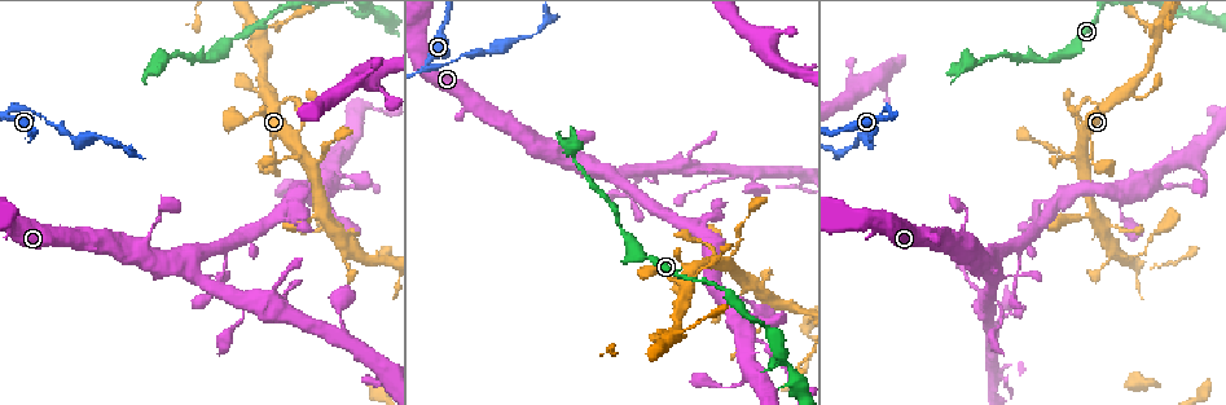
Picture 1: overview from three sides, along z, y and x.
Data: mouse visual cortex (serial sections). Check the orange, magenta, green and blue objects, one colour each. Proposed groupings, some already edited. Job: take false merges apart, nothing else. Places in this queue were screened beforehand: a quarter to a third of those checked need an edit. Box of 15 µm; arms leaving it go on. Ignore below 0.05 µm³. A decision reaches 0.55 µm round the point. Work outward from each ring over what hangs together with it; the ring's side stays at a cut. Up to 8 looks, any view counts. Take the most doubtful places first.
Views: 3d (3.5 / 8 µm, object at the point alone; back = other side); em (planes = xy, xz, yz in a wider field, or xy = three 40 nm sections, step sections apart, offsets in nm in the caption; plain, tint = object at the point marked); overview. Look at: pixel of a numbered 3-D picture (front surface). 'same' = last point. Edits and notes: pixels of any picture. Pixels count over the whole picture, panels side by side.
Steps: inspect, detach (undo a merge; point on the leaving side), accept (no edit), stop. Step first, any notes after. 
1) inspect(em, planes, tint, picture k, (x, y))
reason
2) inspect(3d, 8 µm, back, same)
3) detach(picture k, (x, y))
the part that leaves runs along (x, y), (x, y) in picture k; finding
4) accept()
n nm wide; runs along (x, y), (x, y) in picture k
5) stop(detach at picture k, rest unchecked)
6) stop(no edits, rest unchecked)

inspect(3d, 8 µm, back, picture 1, (889, 112))
abrupt turn

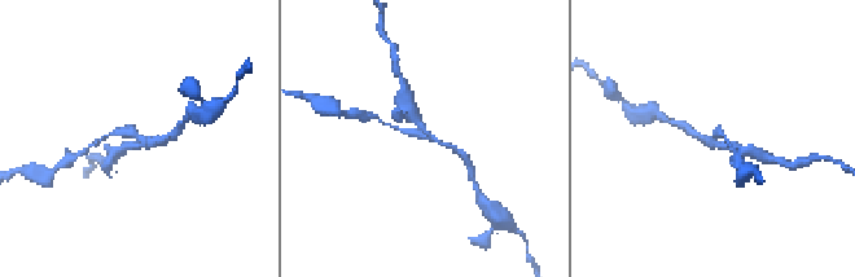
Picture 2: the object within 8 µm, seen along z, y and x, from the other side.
inspect(3d, 3.5 µm, picture 2, (717, 135))
closer look

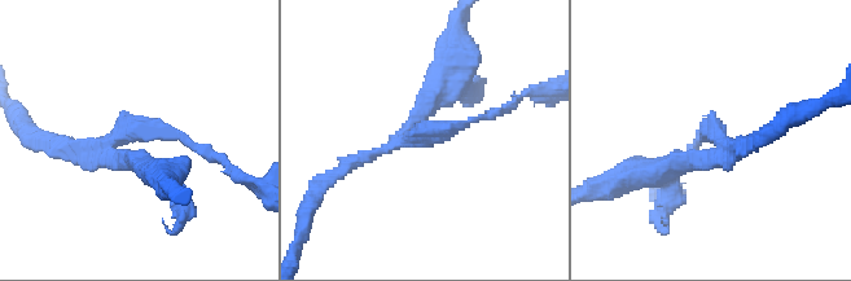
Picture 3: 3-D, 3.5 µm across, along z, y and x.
inspect(em, xy, step 2, tint, picture 3, (403, 136))
now the EM

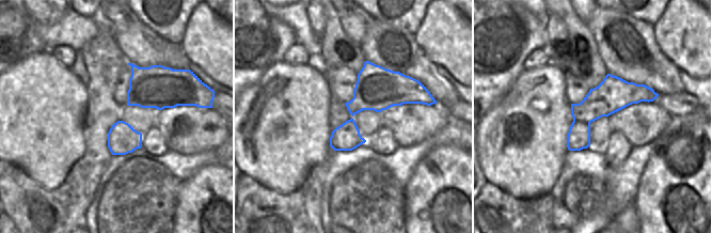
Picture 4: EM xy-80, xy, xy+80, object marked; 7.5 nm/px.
detach(picture 3, (438, 127))
the part that leaves runs along (399, 143), (510, 105) in picture 3; a second cell is stuck on

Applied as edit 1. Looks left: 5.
inspect(overview)

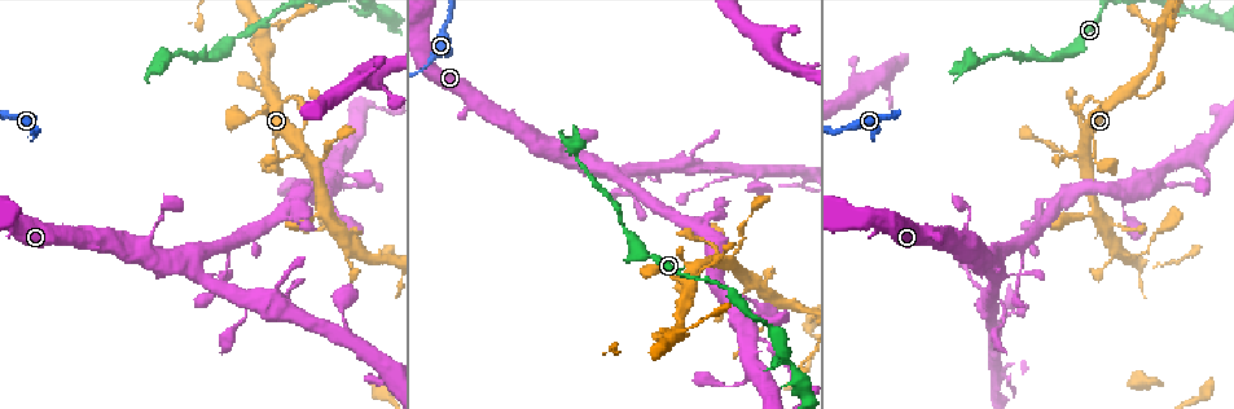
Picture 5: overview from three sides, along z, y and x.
inspect(em, xy, step 5, tint, picture 5, (1017, 277))

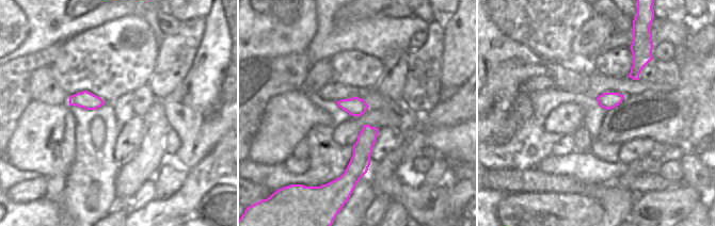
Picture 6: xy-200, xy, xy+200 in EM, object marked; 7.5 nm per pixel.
inspect(3d, 3.5 µm, same)
see where the arms go

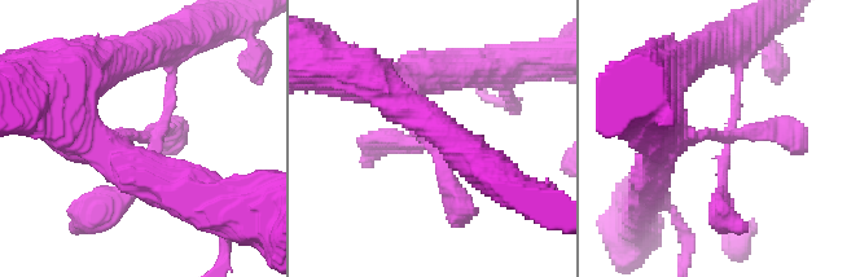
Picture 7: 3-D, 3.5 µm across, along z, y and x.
accept()
runs along (659, 139), (723, 135), (719, 206) in picture 7; continuous, no second cell

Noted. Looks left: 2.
inspect(3d, 3.5 µm, picture 5, (1063, 159))
a narrow waist

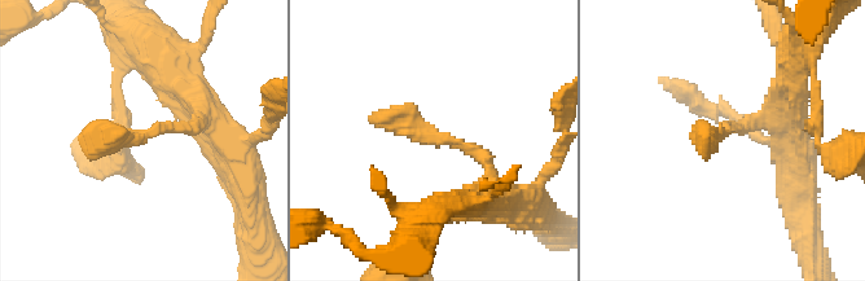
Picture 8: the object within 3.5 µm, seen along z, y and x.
inspect(em, planes, tint, picture 8, (731, 131))

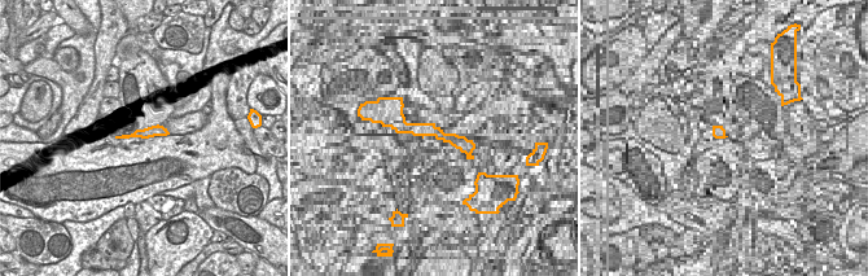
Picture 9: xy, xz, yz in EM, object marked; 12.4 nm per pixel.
accept()
runs along (165, 132), (136, 134) in picture 9; all the same cell

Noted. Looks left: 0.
stop(detach at picture 3, rest unchecked)

